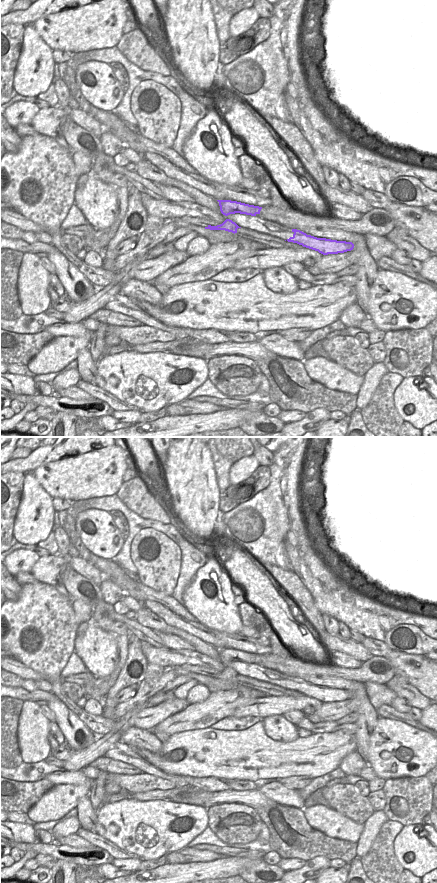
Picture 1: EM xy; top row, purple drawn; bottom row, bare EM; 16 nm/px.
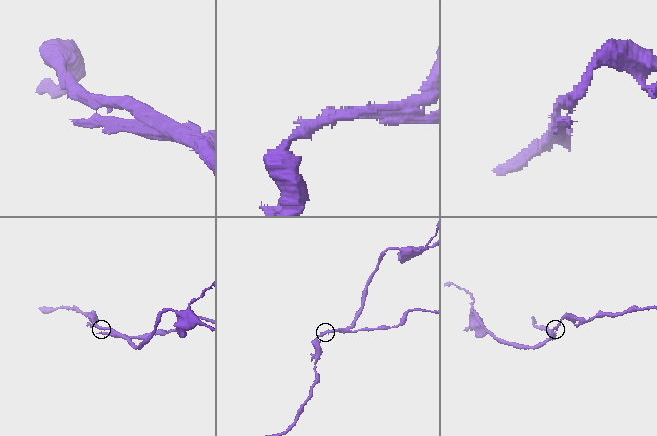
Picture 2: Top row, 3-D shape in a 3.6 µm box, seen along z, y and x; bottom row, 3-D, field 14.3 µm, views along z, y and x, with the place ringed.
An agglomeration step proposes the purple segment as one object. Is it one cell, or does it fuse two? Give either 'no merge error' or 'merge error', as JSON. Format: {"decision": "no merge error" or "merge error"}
{"decision": "merge error"}

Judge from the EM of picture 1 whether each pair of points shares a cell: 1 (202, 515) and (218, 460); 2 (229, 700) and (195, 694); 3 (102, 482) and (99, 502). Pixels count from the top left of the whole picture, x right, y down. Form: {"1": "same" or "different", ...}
{"1": "different", "2": "different", "3": "different"}

